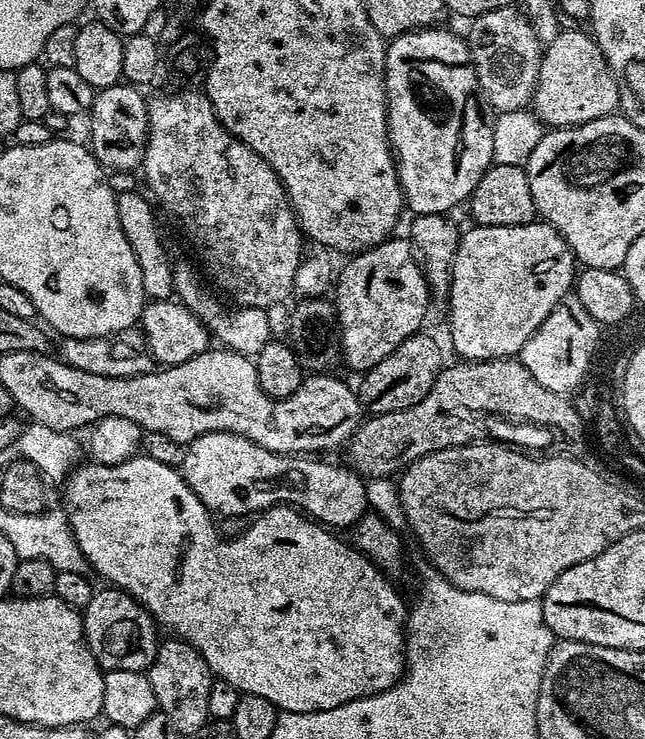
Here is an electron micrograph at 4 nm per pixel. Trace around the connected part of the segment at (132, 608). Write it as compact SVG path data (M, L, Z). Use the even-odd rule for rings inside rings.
M111 586L93 591L90 602L82 609L82 619L84 640L101 669L147 673L156 657L158 625L130 593Z

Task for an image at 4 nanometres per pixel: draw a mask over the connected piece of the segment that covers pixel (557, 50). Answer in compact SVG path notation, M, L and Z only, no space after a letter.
M561 30L554 42L546 45L539 59L539 72L530 92L530 108L549 129L572 128L575 124L585 124L603 116L611 116L619 109L620 95L614 74L602 50L596 45L596 37L584 32Z

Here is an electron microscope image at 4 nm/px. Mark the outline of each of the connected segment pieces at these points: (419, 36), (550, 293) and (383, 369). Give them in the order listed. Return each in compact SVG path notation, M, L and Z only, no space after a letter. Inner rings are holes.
M444 27L418 28L410 32L404 32L400 36L393 36L387 45L384 57L384 97L388 100L388 143L392 145L392 155L396 157L396 173L400 179L400 189L404 192L407 211L409 213L412 211L412 214L416 216L448 214L451 208L458 207L463 200L465 203L471 197L474 186L478 186L484 171L492 167L494 163L492 158L494 154L492 124L490 120L484 117L484 112L480 109L479 80L476 77L476 71L469 63L468 41L461 33L459 36L458 33L451 32L450 29Z
M533 222L524 224L518 229L520 236L520 256L512 256L512 236L514 229L510 226L472 226L468 233L464 232L457 242L457 250L452 259L452 280L448 283L448 332L452 335L452 348L457 352L461 361L480 361L490 359L502 359L504 357L515 357L524 349L524 343L536 333L538 326L546 322L546 318L559 304L573 291L574 281L578 275L578 261L576 255L570 250L570 246L562 238L562 234L551 224Z
M417 334L406 338L393 352L386 354L386 358L382 358L382 362L378 362L363 373L361 380L364 381L361 382L360 388L358 384L358 395L361 405L369 413L384 415L405 411L422 401L422 398L430 393L430 388L434 386L435 379L438 378L446 359L440 353L435 338L424 335Z

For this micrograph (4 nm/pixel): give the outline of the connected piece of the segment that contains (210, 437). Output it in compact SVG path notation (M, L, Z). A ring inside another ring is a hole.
M207 432L187 445L183 452L182 475L190 490L198 494L209 512L221 512L224 516L251 517L263 513L268 504L266 486L283 477L290 465L283 455L259 448L233 432Z

